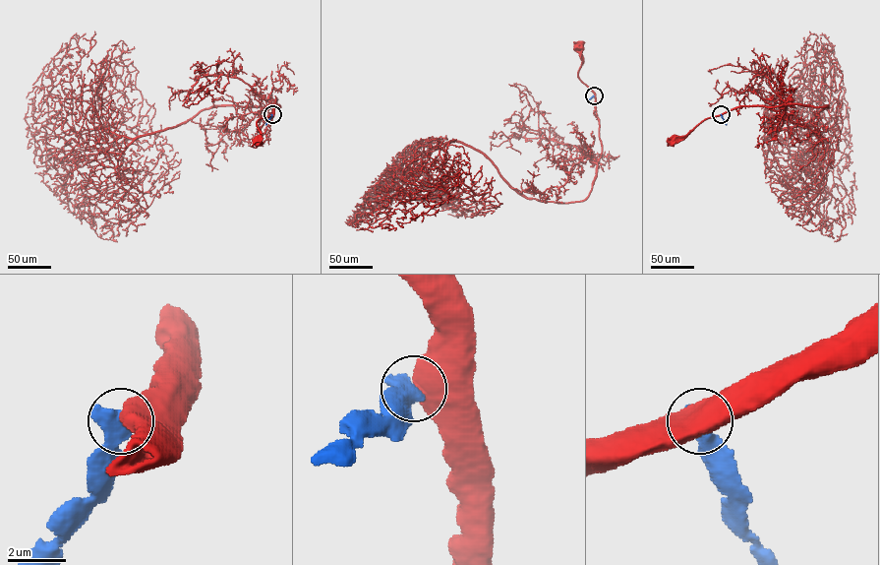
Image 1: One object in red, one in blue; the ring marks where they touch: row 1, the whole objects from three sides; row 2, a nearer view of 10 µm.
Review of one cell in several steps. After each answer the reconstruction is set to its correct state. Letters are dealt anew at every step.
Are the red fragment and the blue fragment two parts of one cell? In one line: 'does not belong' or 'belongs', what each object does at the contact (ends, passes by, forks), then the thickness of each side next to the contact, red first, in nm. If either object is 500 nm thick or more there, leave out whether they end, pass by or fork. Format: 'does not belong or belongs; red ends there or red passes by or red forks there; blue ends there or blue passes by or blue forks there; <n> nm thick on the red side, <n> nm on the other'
does not belong; 700 nm thick on the red side, 650 nm on the other

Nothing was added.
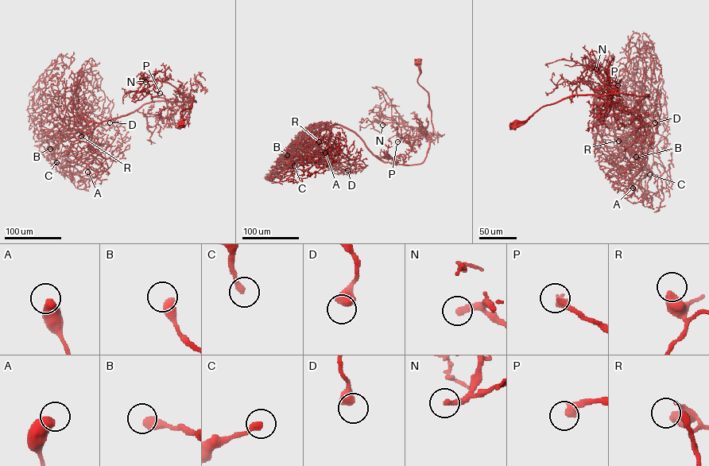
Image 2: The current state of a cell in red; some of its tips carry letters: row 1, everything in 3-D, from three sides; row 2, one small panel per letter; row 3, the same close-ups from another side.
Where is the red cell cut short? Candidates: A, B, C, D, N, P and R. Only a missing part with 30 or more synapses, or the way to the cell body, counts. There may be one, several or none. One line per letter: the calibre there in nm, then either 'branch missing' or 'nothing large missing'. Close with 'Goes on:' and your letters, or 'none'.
A: 550 nm | nothing large missing
B: 480 nm | nothing large missing
C: 280 nm | nothing large missing
D: 550 nm | nothing large missing
N: 280 nm | branch missing
P: 400 nm | branch missing
R: 550 nm | nothing large missing
Goes on: N, P

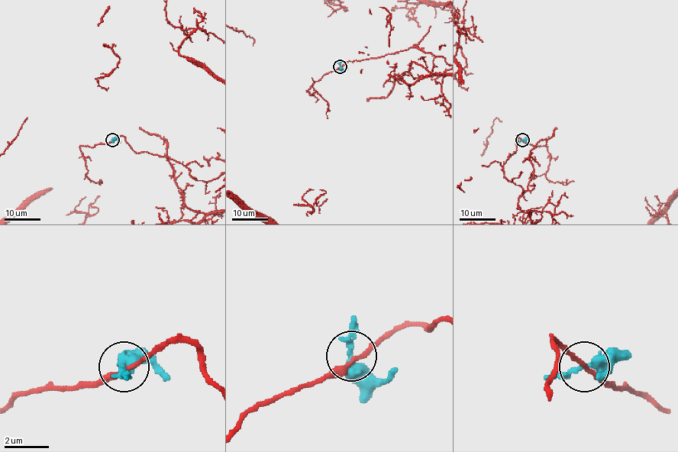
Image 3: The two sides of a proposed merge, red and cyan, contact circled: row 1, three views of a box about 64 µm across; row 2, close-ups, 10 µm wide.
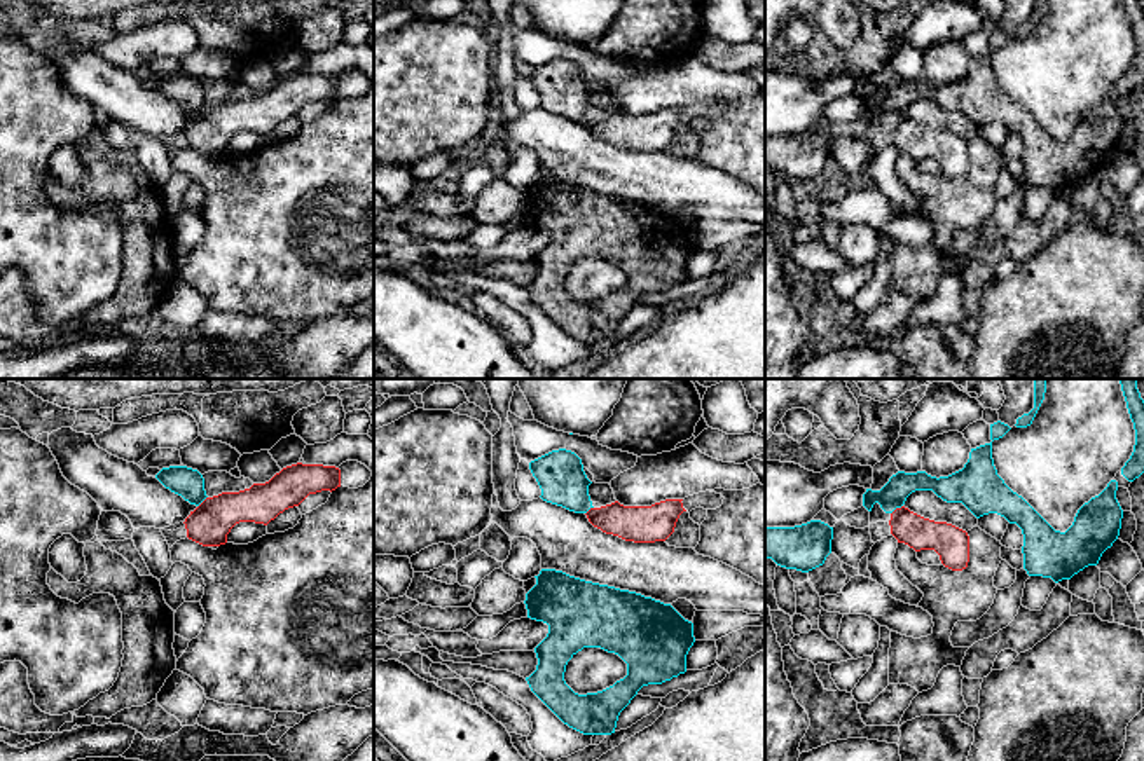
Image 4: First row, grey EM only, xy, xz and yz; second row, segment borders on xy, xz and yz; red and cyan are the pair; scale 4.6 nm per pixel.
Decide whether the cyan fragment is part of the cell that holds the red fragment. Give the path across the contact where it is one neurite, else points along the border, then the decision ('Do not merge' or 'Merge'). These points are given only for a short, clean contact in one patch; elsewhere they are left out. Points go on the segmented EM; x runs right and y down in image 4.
Do not merge

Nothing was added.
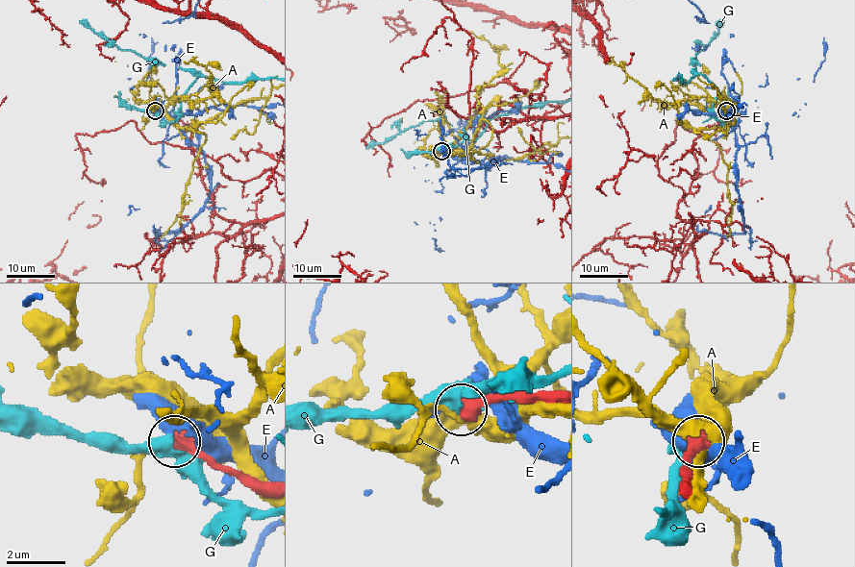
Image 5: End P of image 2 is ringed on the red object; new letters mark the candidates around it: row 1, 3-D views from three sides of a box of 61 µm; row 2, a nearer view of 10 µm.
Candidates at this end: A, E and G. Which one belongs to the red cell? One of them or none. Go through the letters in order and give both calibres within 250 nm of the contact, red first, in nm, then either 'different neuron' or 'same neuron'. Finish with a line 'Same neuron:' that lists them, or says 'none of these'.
A: 420/360 nm | different neuron
E: 480/500 nm | different neuron
G: 460/600 nm | different neuron
Same neuron: none of these

